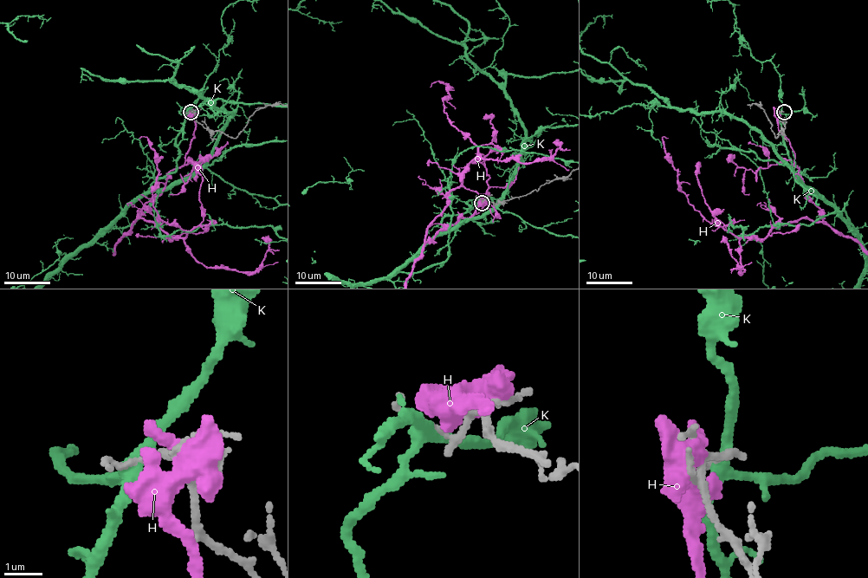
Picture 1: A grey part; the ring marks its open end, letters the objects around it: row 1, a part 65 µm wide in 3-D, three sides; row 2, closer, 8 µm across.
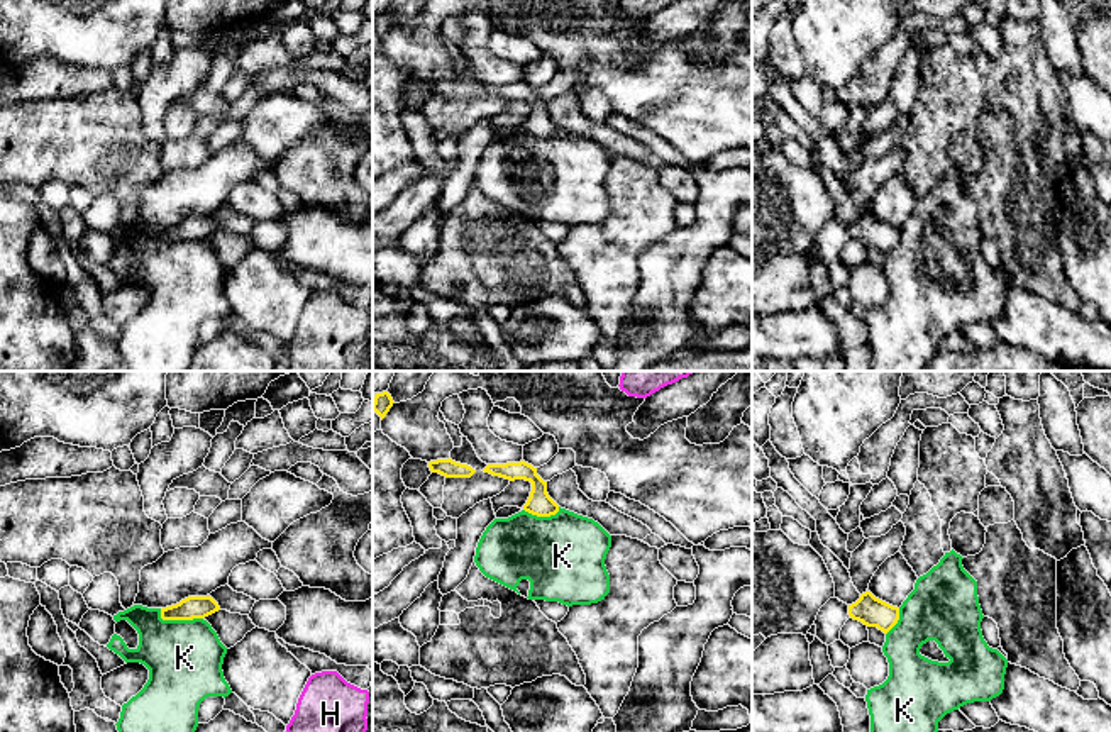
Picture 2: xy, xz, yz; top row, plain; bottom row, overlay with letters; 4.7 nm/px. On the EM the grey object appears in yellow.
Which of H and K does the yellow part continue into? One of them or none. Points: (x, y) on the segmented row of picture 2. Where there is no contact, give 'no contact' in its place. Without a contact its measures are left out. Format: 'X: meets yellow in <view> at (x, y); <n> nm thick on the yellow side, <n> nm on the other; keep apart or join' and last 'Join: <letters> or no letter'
H: no contact; keep apart
K: meets yellow in xy at (178, 619); 110 nm thick on the yellow side, 360 nm on the other; keep apart
Join: no letter

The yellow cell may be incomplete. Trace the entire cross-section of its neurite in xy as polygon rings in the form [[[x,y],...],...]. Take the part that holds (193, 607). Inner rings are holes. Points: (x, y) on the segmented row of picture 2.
[[[188,596],[176,605],[161,608],[163,620],[193,620],[193,618],[205,618],[220,607],[212,596]]]

